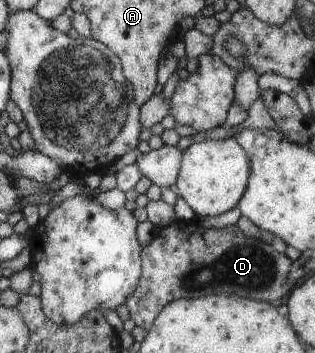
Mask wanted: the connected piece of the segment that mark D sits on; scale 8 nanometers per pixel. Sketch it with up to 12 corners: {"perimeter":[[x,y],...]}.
{"perimeter":[[171,218],[124,302],[153,328],[171,301],[279,303],[292,260],[237,225]]}

